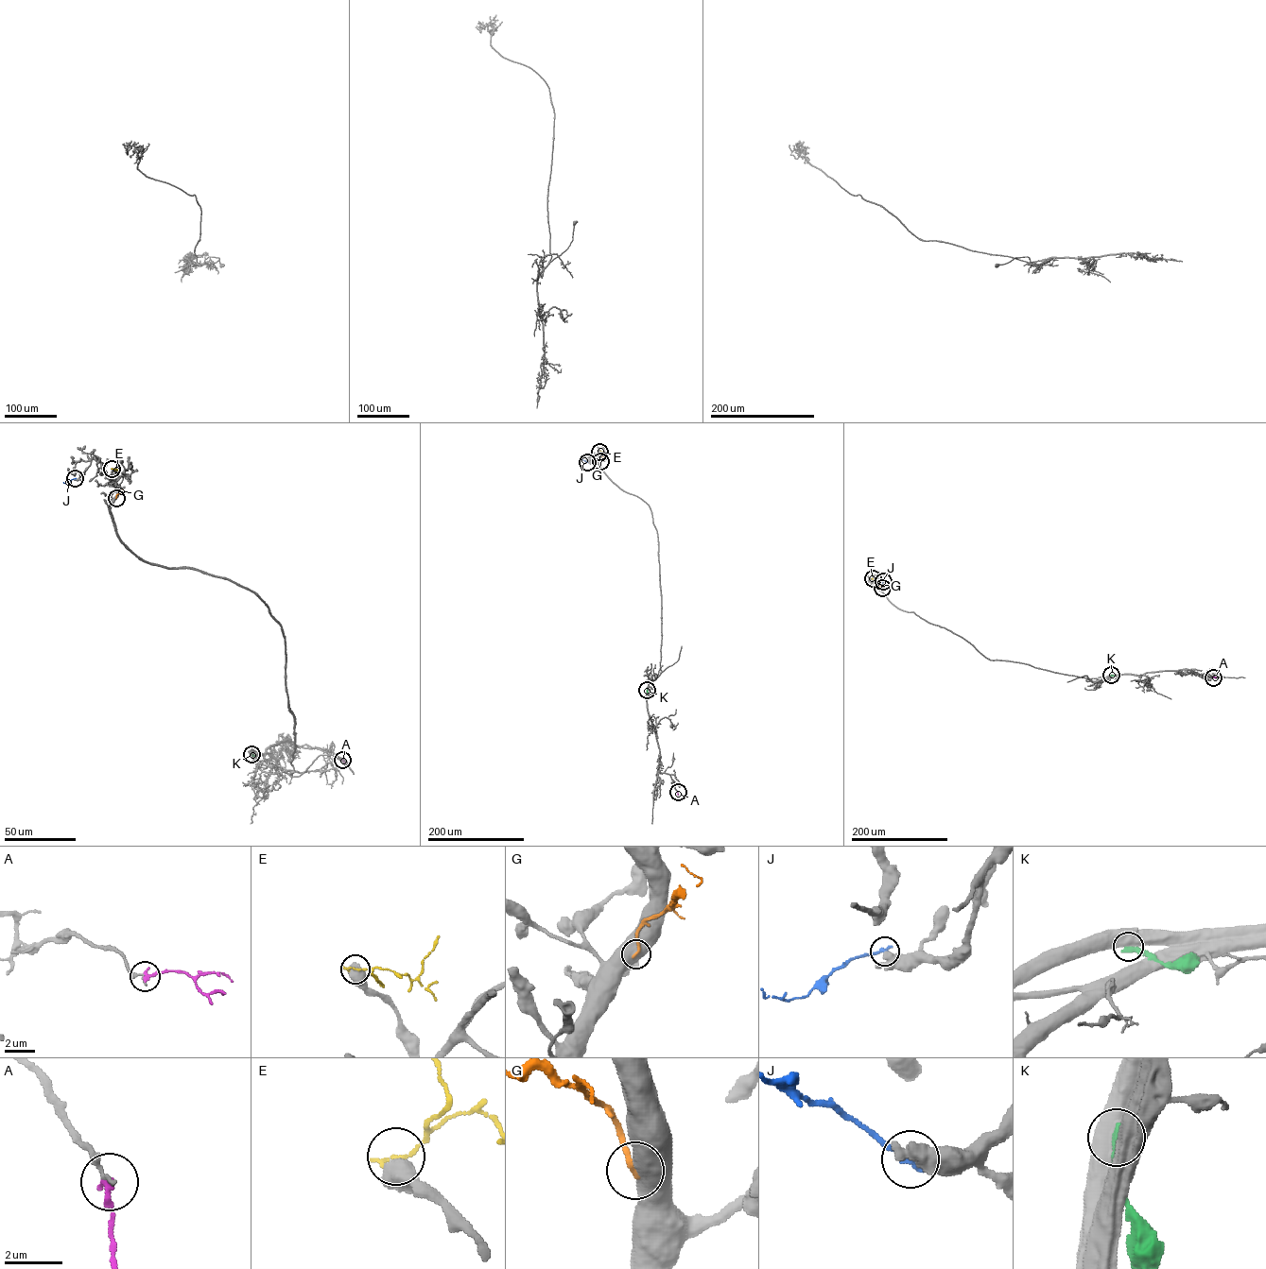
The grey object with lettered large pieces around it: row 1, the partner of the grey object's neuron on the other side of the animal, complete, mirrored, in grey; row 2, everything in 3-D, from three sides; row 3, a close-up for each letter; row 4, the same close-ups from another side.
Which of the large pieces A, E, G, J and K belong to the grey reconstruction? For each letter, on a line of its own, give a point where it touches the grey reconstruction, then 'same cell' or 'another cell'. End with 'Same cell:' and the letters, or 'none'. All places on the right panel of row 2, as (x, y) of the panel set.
A: (1213, 677) | same cell
E: (873, 578) | another cell
G: (882, 588) | another cell
J: (883, 581) | another cell
K: (1111, 675) | another cell
Same cell: A

